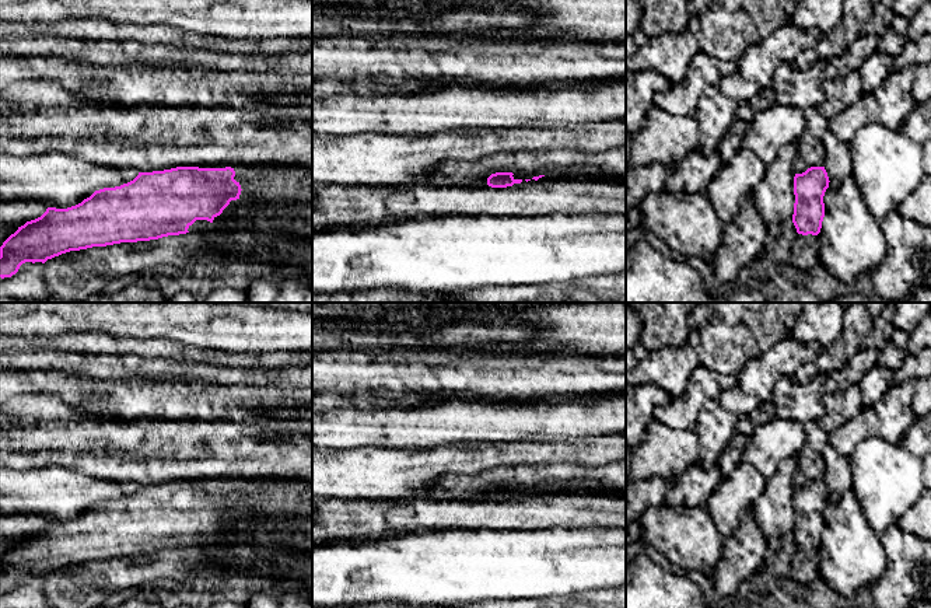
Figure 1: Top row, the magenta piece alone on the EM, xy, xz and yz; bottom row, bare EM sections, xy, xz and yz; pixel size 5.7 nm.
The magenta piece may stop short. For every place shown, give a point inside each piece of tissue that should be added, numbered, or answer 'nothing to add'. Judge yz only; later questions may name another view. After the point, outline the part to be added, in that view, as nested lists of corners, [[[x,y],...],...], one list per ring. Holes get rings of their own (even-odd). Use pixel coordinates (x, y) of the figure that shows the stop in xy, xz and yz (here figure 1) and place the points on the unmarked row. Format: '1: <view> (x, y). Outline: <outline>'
nothing to add

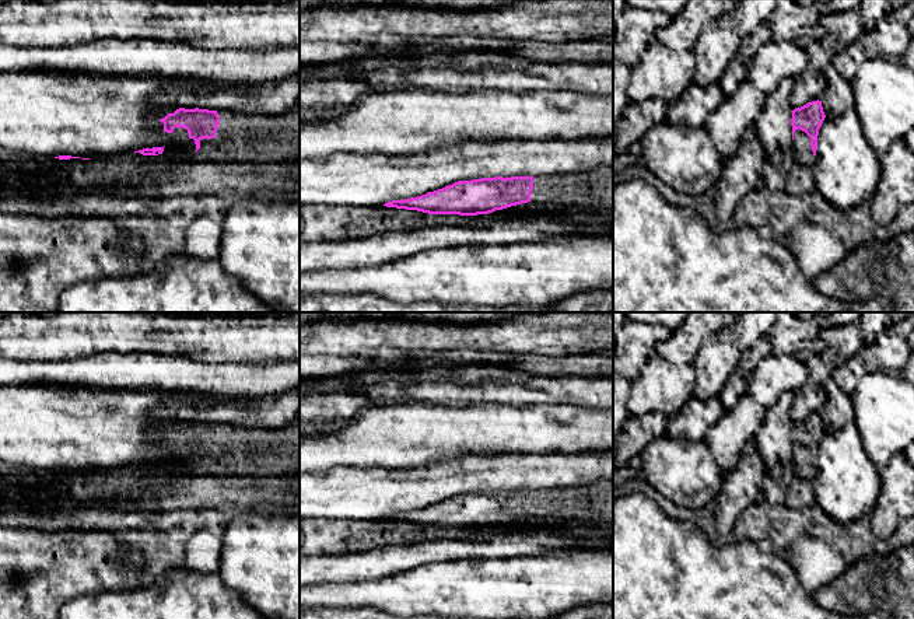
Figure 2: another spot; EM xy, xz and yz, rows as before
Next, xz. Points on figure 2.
1: xz (594, 503). Outline: [[[599,480],[589,486],[533,490],[530,515],[564,521],[613,524],[613,480]]]

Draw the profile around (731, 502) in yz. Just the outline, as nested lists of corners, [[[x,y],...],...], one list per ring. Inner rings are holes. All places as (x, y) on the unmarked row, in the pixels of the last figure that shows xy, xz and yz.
[[[749,441],[733,471],[722,473],[721,492],[715,499],[715,529],[721,536],[731,534],[736,520],[750,503],[766,501],[761,485],[768,469],[756,448]]]

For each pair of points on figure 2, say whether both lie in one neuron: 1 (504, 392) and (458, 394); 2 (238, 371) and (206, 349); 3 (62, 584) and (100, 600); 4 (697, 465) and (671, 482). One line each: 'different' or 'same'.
1: same
2: different
3: different
4: same

